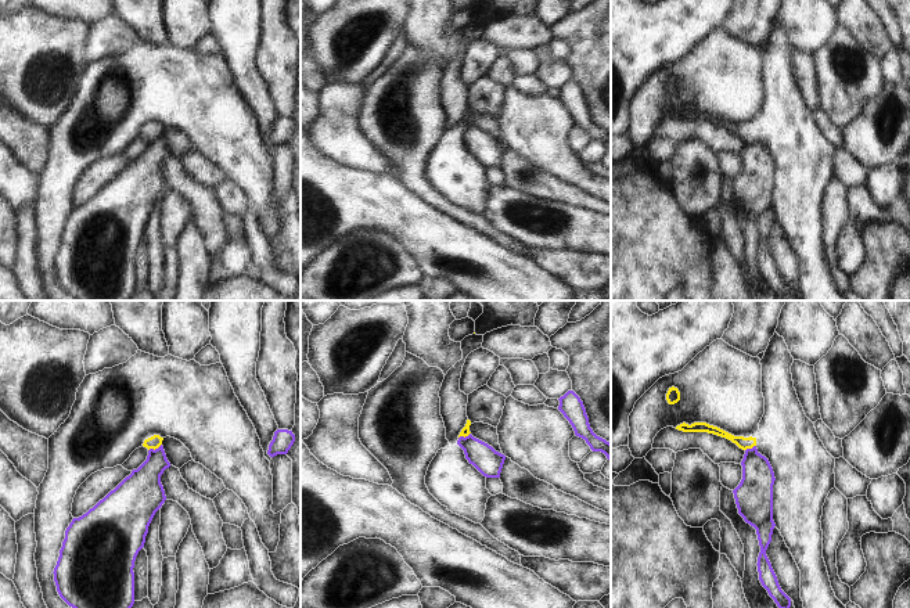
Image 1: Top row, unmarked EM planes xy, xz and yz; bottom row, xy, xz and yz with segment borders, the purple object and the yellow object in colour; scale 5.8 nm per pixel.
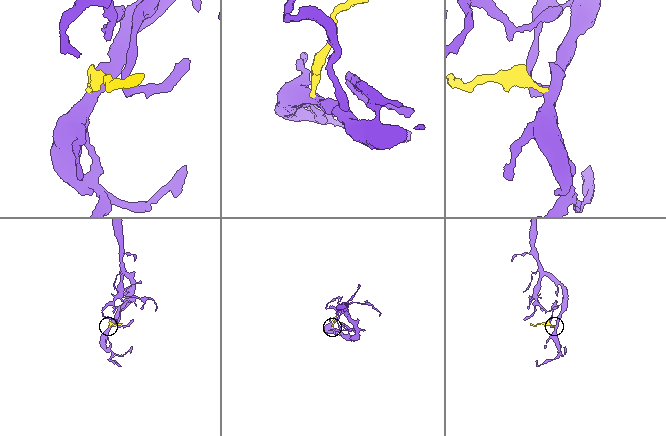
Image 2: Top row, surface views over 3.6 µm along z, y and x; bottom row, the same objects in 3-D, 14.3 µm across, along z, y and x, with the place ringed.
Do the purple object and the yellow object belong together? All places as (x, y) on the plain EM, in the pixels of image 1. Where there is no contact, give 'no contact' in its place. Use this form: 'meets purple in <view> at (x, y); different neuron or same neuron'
meets purple in xy at (153, 139); different neuron

